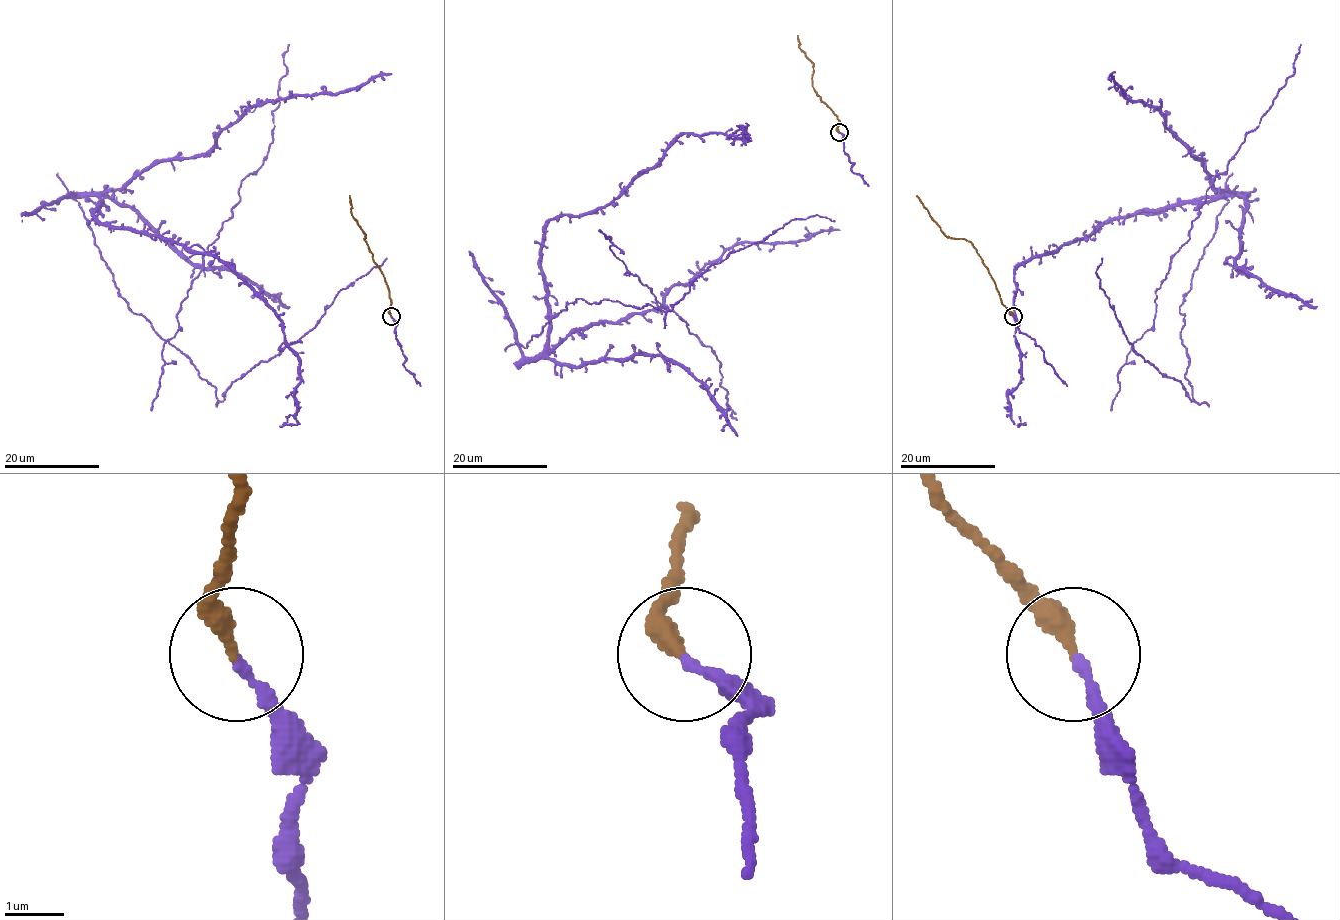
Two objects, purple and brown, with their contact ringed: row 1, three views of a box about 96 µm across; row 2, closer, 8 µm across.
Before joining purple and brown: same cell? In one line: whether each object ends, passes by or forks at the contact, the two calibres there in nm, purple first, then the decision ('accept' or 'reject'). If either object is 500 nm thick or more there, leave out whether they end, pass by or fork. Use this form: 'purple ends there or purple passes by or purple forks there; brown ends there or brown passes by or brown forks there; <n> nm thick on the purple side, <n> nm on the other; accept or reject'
purple ends there; brown ends there; 160 nm thick on the purple side, 300 nm on the other; accept

